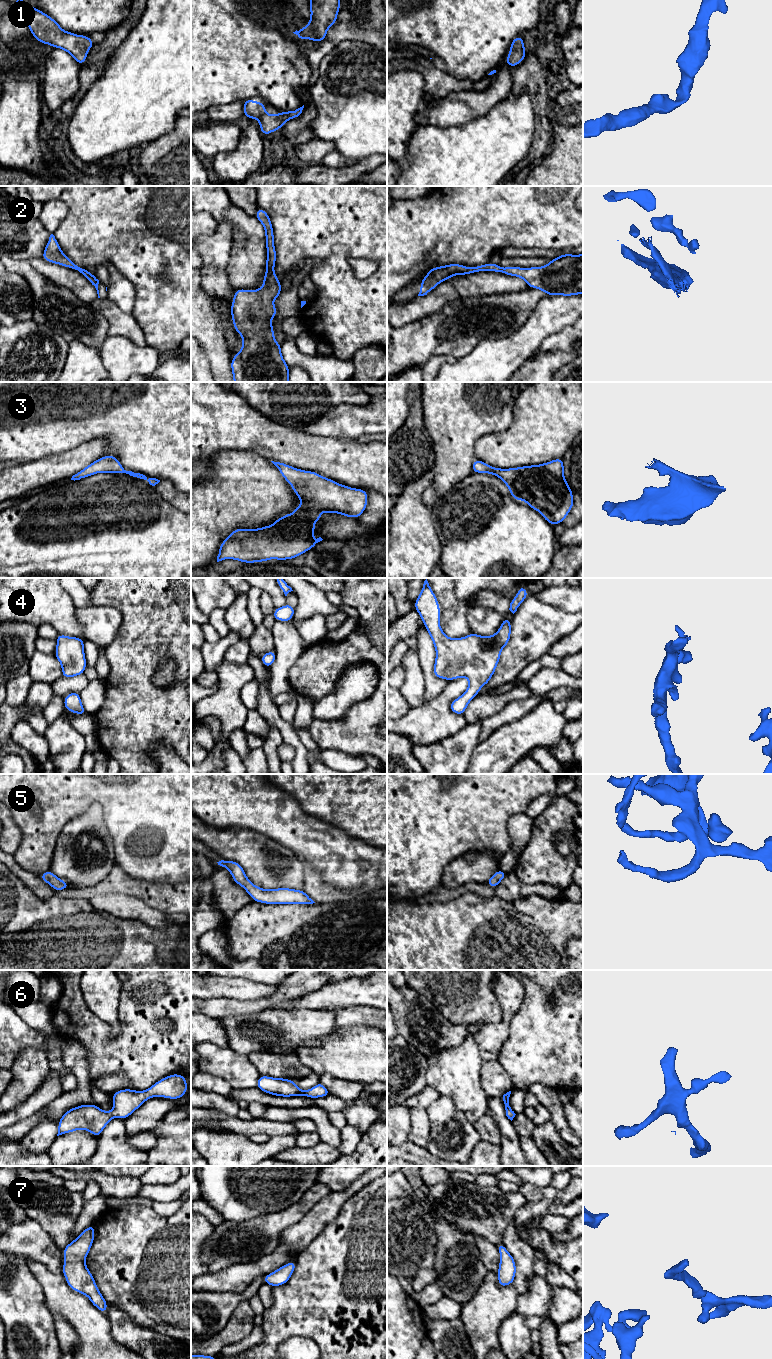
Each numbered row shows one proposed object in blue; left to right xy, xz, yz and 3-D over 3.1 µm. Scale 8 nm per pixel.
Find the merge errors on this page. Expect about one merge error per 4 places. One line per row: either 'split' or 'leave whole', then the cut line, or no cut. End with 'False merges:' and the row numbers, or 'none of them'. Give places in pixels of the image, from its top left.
1: leave whole; no cut
2: leave whole; no cut
3: leave whole; no cut
4: leave whole; no cut
5: leave whole; no cut
6: leave whole; no cut
7: leave whole; no cut
False merges: none of them

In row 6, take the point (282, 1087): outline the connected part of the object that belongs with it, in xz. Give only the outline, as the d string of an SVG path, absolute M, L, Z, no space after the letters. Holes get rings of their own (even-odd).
M260 1075L258 1078L257 1088L265 1093L282 1097L305 1096L316 1099L331 1095L329 1090L321 1082L310 1090L302 1090L295 1085L294 1080L272 1078L263 1075Z

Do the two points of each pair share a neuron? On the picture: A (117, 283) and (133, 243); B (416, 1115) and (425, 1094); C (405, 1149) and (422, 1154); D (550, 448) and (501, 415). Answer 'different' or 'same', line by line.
A: different
B: different
C: same
D: different

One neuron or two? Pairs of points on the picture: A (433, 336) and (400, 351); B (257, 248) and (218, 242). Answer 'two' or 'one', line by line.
A: one
B: two

